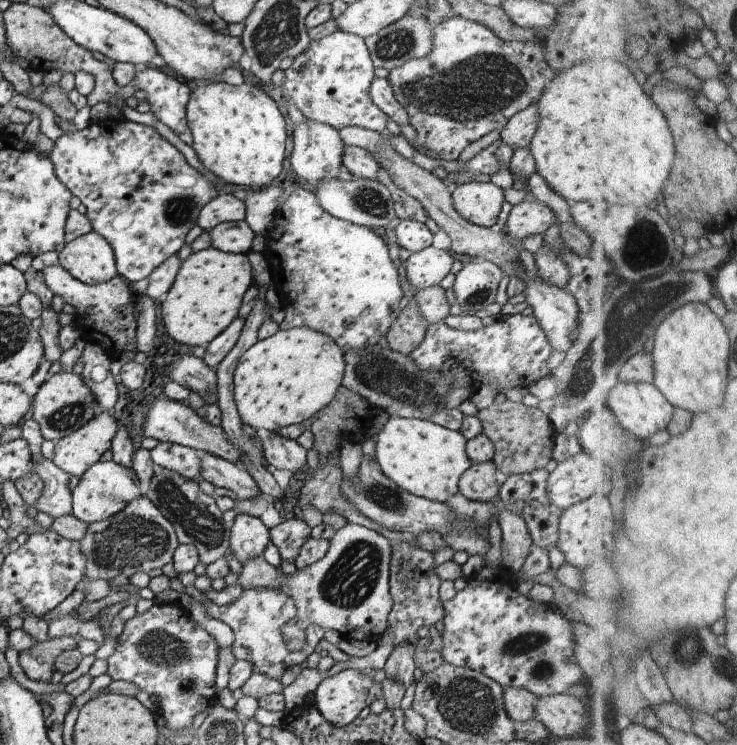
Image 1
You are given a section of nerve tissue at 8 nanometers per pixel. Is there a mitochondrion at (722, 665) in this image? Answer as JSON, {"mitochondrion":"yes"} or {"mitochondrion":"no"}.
{"mitochondrion":"yes"}

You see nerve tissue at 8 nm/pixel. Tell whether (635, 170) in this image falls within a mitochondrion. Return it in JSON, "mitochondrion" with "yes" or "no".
{"mitochondrion":"no"}

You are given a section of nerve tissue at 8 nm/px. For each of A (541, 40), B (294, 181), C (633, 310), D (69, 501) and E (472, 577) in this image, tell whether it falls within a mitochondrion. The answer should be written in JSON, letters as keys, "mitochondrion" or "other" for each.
{"A":"other","B":"other","C":"mitochondrion","D":"other","E":"other"}

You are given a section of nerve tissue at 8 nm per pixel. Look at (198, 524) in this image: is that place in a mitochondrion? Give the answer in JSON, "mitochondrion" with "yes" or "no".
{"mitochondrion":"yes"}

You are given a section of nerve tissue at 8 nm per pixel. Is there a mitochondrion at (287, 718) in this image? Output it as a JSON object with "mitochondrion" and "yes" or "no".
{"mitochondrion":"no"}

